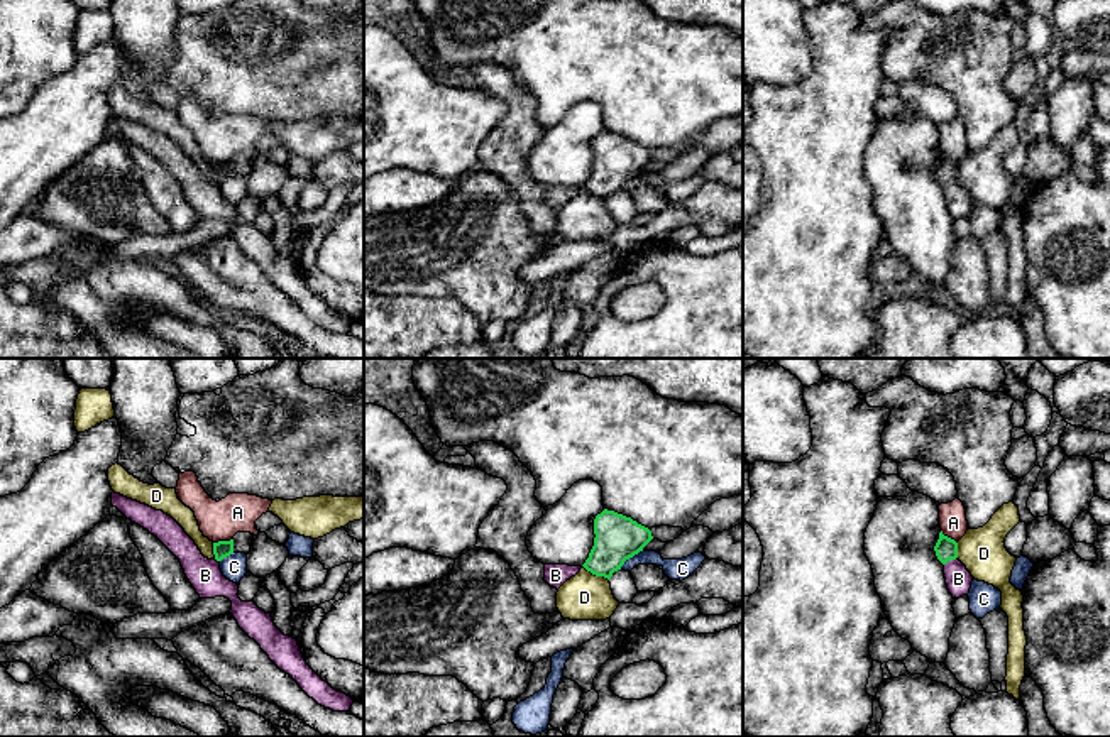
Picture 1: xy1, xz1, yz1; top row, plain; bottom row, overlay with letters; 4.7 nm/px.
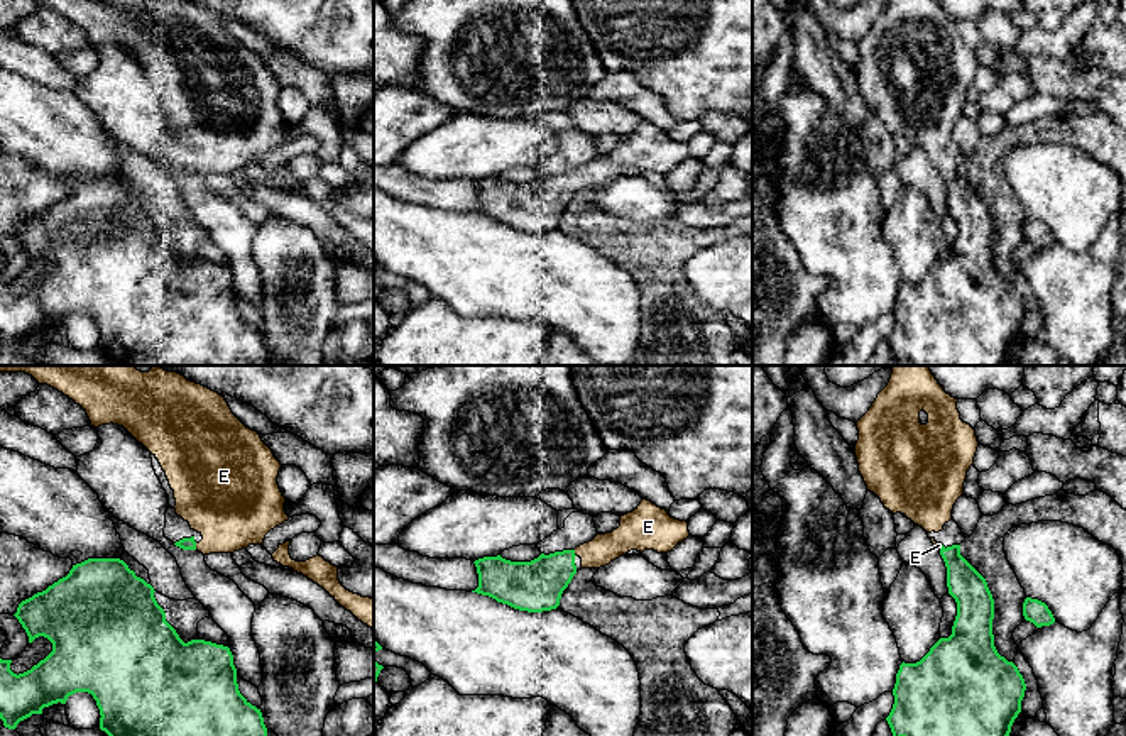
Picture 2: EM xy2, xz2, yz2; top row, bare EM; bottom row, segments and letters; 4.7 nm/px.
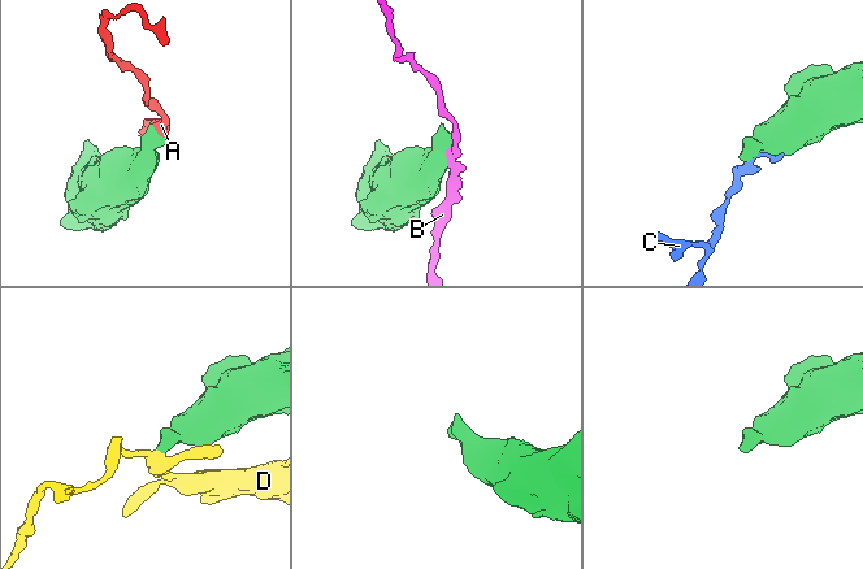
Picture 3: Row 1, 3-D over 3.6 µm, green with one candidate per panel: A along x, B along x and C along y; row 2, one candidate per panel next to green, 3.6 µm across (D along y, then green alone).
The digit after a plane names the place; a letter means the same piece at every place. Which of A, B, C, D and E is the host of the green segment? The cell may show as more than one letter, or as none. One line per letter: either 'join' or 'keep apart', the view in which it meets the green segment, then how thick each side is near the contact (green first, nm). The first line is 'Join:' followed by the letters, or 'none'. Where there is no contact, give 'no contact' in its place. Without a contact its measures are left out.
Join: E
A: keep apart | xy1 | 80/190 nm
B: keep apart | yz1 | 110/120 nm
C: keep apart | xz1 | 220/100 nm
D: keep apart | xz1 | 220/220 nm
E: join | xy2 | 60/380 nm

